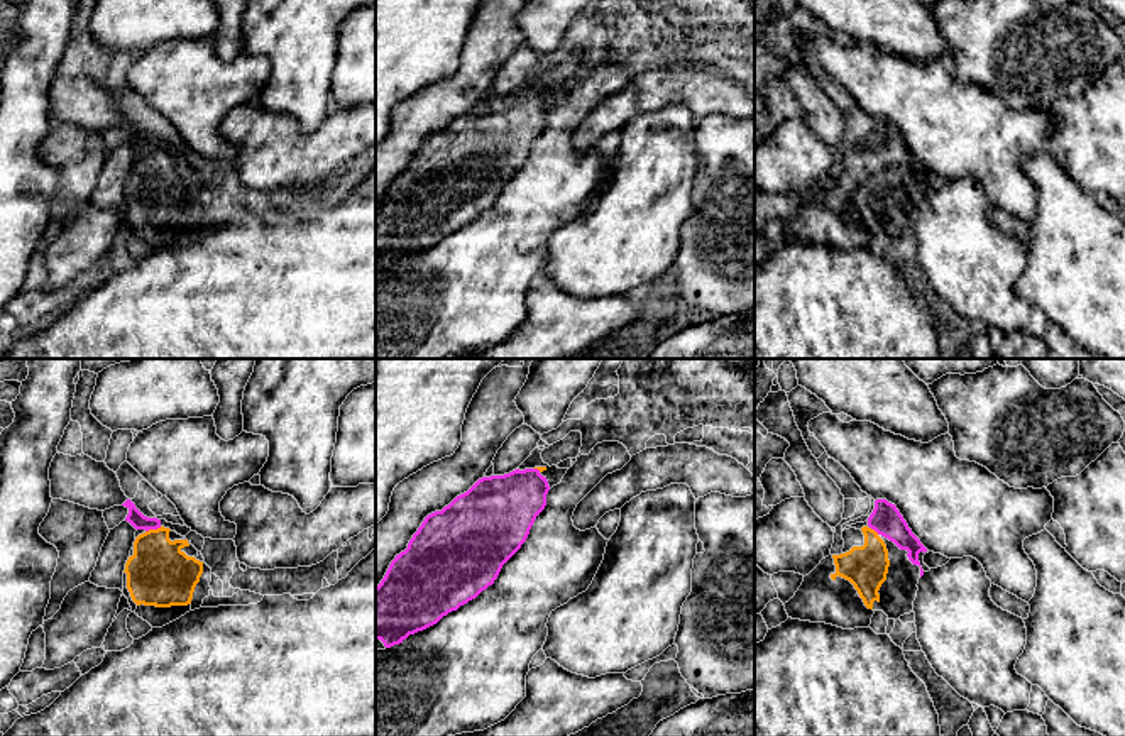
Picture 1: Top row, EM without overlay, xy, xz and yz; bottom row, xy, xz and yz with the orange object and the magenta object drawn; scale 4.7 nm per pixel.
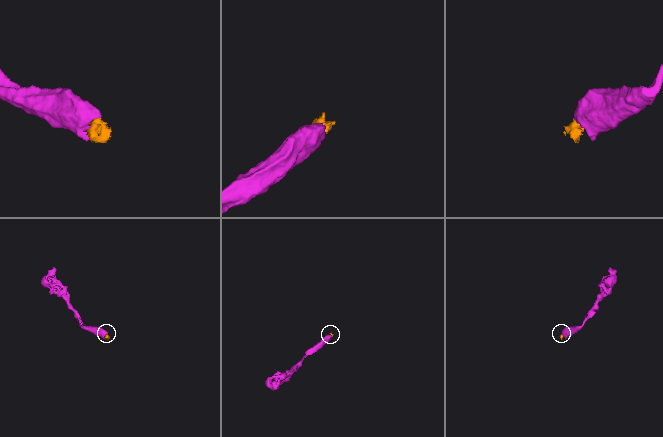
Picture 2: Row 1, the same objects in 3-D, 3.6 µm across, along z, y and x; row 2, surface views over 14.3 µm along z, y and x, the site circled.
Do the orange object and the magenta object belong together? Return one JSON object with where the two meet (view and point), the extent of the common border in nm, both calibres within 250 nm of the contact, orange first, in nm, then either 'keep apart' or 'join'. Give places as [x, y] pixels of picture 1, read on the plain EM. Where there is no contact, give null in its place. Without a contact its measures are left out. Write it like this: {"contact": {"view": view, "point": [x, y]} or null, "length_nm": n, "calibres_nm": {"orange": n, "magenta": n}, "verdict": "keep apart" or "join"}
{"contact": {"view": "xy", "point": [153, 151]}, "length_nm": 80, "calibres_nm": {"orange": 300, "magenta": 80}, "verdict": "join"}

